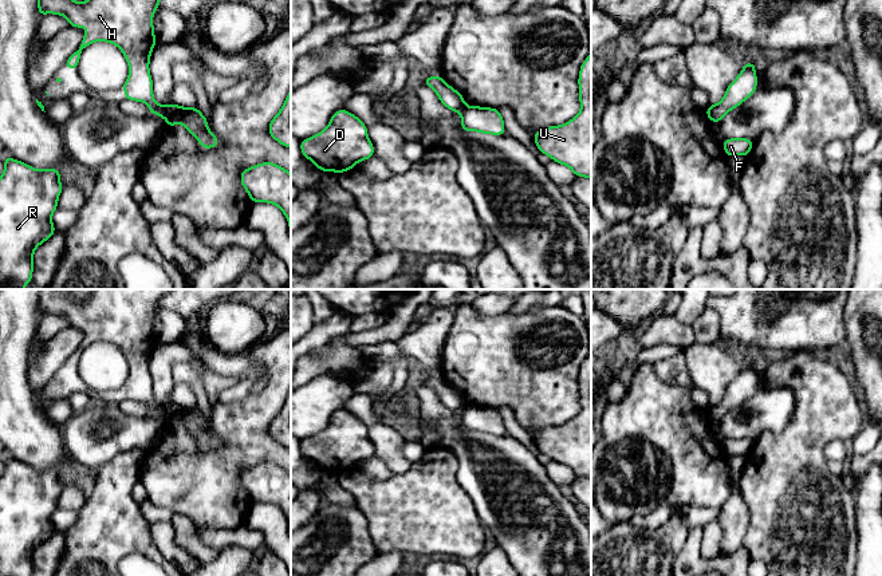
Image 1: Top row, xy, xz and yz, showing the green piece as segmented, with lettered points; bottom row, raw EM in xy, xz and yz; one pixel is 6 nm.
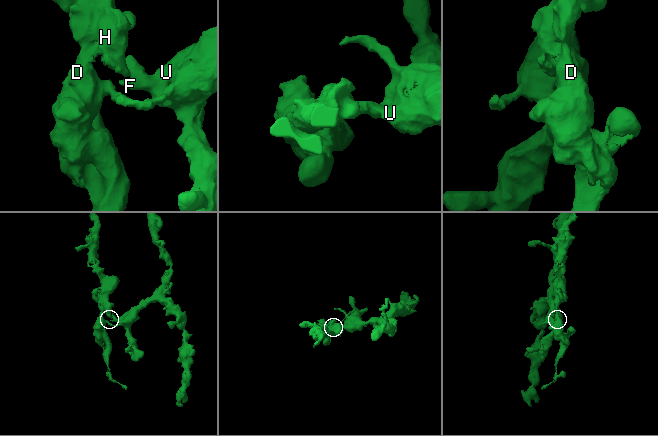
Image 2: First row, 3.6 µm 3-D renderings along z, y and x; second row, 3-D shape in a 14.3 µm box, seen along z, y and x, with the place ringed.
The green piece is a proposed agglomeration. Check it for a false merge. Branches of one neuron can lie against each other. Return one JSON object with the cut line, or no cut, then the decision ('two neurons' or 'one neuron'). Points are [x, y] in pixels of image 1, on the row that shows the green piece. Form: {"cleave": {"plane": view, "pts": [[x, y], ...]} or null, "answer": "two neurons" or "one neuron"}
{"cleave": {"plane": "xy", "pts": [[162, 106], [164, 117]]}, "answer": "two neurons"}

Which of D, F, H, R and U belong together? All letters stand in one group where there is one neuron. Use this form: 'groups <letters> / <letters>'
groups D H R / F U

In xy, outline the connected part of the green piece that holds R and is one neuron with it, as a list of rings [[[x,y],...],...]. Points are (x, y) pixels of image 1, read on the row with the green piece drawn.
[[[5,155],[0,177],[0,289],[24,289],[31,283],[34,252],[56,232],[52,213],[62,190],[60,169],[34,169]]]

